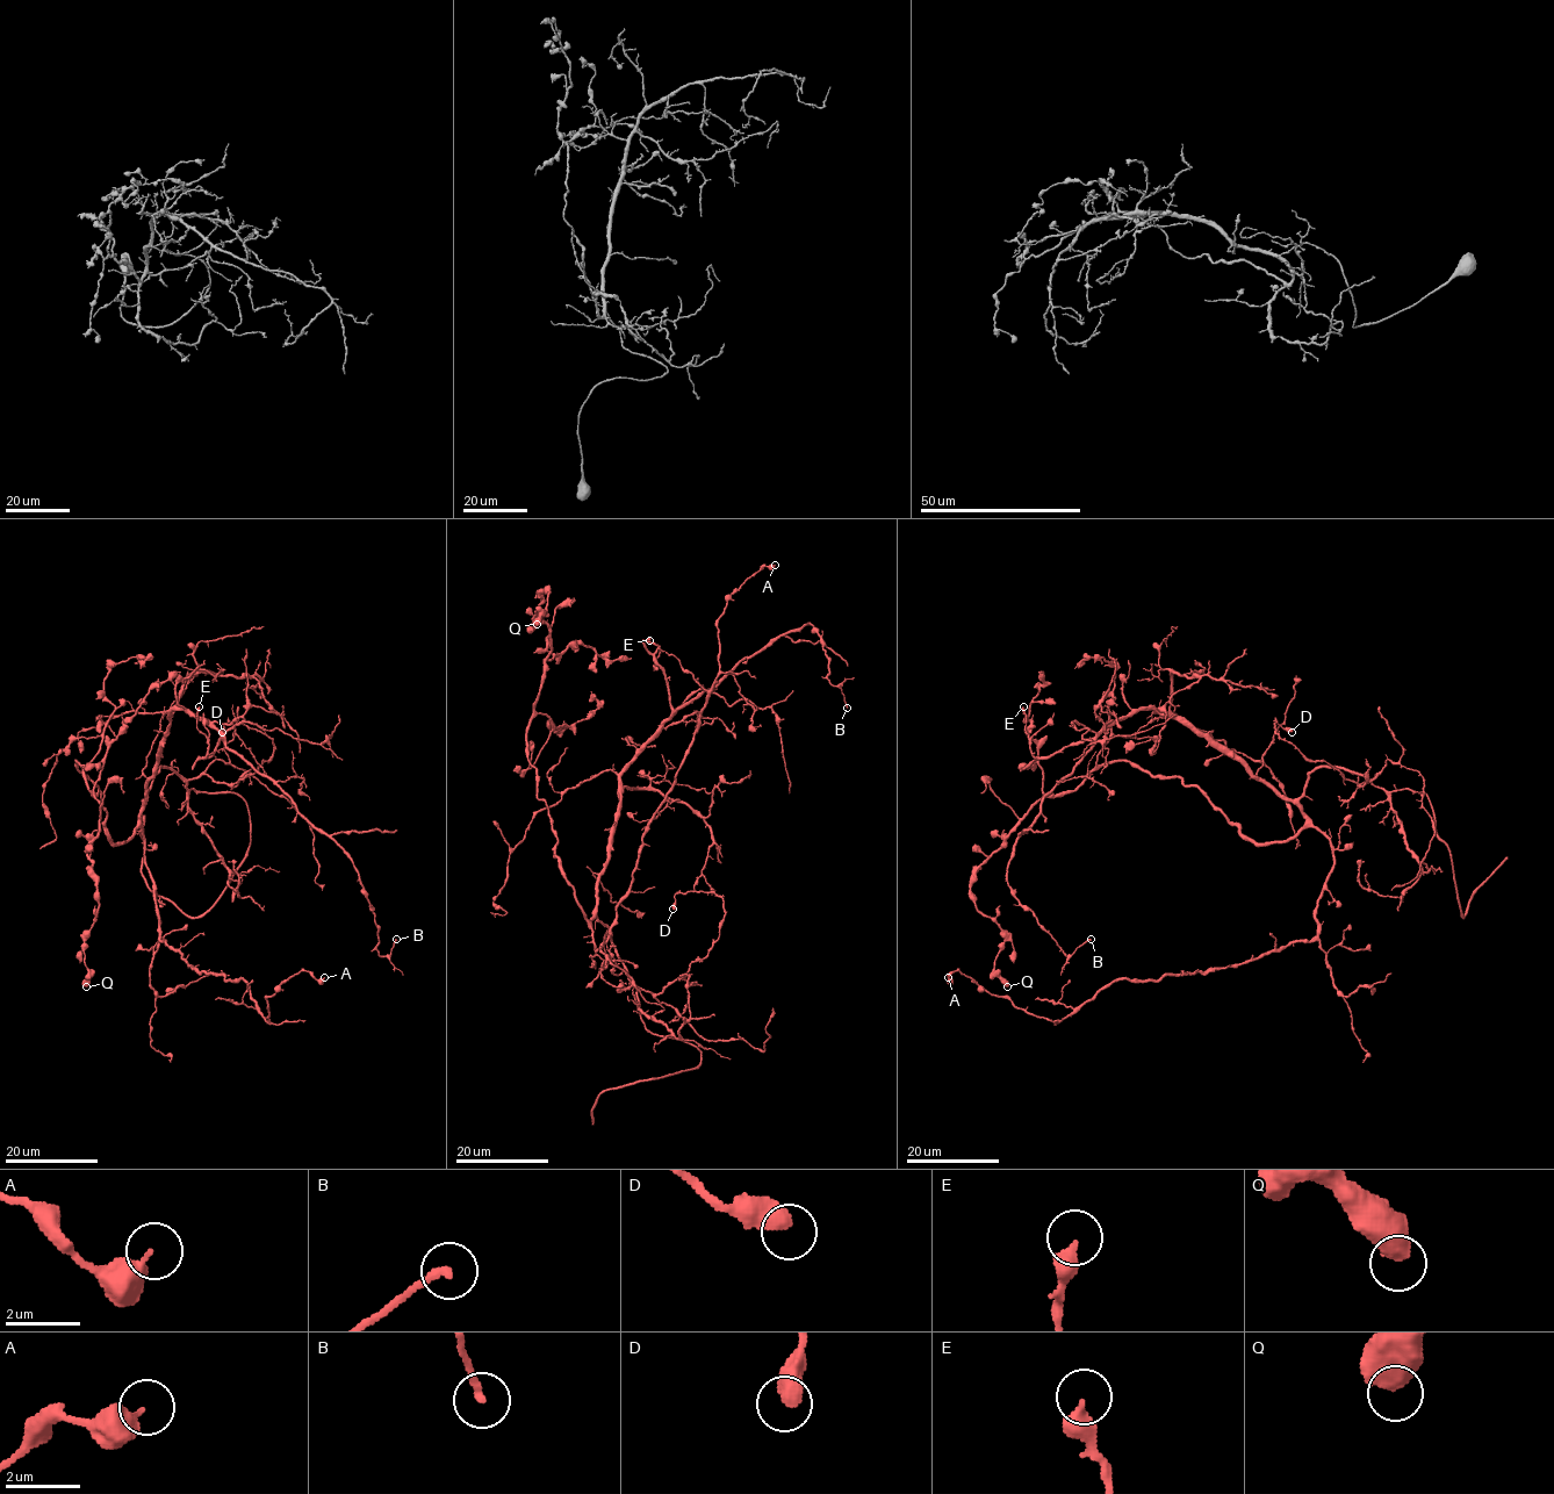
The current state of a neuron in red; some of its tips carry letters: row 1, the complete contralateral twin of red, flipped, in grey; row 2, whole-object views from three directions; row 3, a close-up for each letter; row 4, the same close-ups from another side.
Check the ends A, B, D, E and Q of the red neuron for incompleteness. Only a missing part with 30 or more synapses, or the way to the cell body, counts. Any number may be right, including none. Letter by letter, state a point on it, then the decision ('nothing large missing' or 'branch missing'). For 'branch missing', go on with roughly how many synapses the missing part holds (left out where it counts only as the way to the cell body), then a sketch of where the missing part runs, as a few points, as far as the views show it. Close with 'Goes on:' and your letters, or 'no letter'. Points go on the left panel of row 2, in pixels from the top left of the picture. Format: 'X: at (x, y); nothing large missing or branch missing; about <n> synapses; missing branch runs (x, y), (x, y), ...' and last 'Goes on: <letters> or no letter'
A: at (324, 977); nothing large missing
B: at (396, 939); nothing large missing
D: at (222, 732); nothing large missing
E: at (199, 706); nothing large missing
Q: at (86, 986); nothing large missing
Goes on: no letter

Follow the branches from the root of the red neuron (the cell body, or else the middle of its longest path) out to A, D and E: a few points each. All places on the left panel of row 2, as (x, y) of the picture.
A: (144, 805), (160, 940), (199, 971), (242, 978), (267, 1021), (266, 998), (281, 983), (301, 970), (324, 977)
D: (144, 805), (160, 767), (234, 784), (274, 749), (242, 724), (228, 722), (222, 732)
E: (144, 805), (172, 710), (211, 725), (221, 735), (214, 752), (203, 758), (199, 706)

